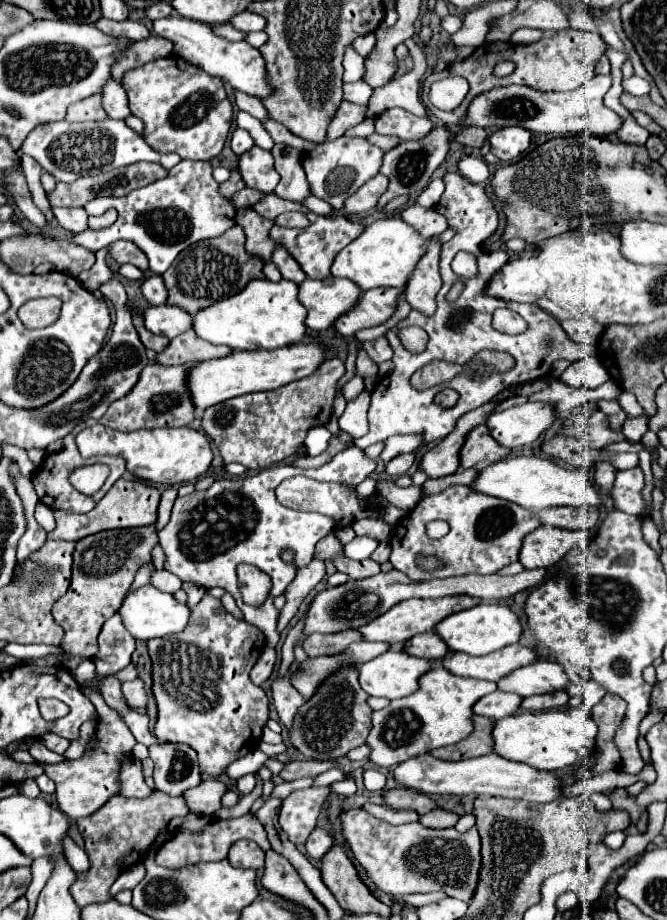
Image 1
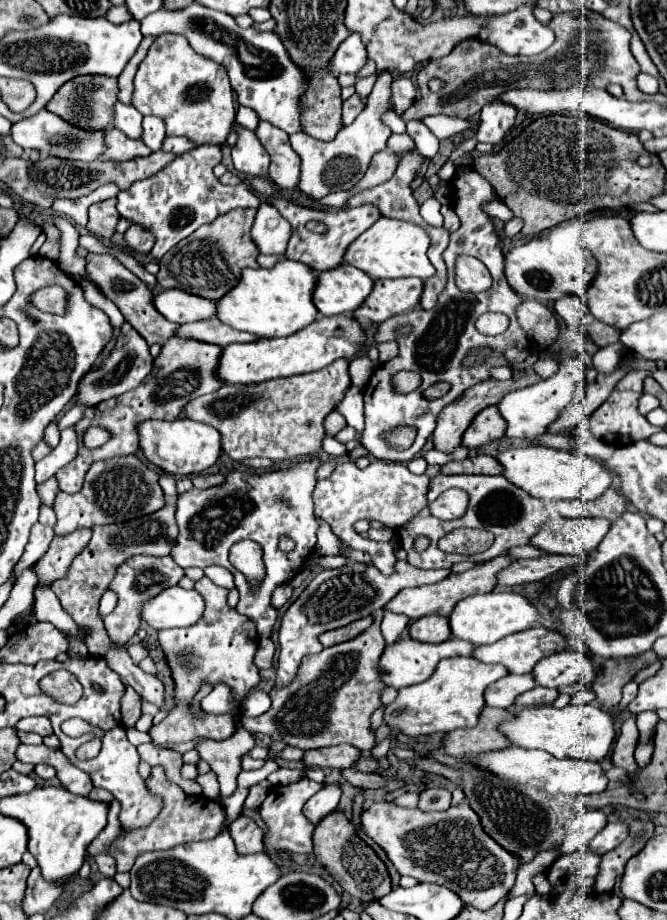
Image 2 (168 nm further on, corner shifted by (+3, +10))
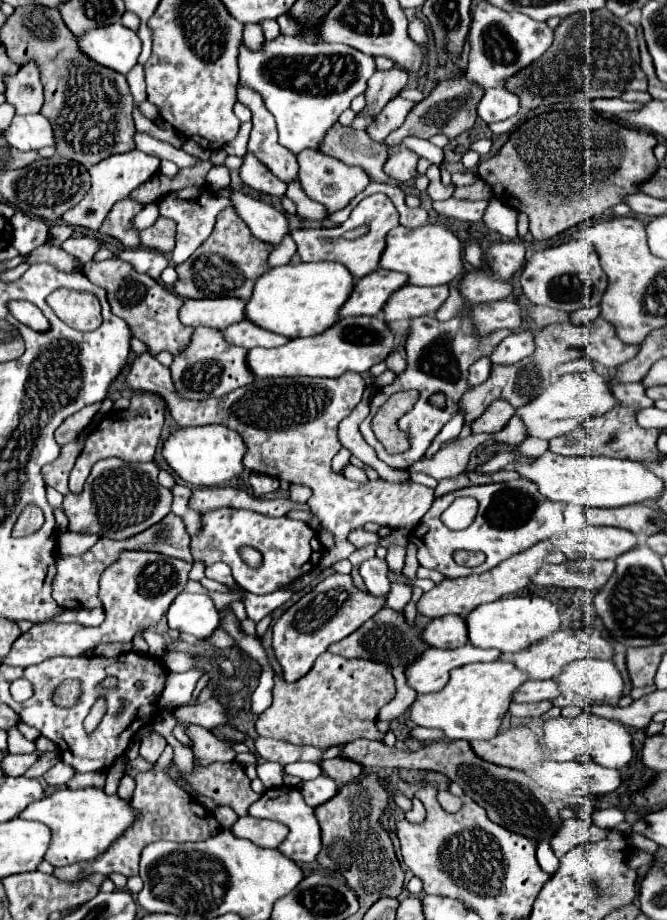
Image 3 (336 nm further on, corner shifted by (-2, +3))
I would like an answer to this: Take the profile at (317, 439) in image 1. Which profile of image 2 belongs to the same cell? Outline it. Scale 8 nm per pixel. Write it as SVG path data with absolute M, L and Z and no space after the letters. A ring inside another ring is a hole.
M327 435L327 437L323 439L323 451L325 451L327 455L331 455L331 457L345 457L345 455L347 455L345 445L341 445L339 441L335 441L331 435Z

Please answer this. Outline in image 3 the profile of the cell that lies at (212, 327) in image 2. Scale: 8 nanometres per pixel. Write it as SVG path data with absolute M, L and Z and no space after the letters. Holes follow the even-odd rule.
M242 320L238 324L232 324L230 328L222 330L222 334L226 336L226 340L230 340L232 344L238 344L242 348L256 348L256 346L264 346L264 348L272 348L272 346L282 346L286 344L290 338L268 332L264 328L258 328L256 324L252 324L250 320Z

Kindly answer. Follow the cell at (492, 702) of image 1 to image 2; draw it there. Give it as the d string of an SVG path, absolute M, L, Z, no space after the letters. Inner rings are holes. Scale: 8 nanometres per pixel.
M505 675L501 681L495 681L485 689L485 703L489 707L511 707L517 699L517 695L529 691L535 687L535 681L531 675Z

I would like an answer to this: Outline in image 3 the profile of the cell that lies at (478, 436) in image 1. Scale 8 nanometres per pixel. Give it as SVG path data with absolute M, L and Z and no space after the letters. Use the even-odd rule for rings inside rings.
M494 400L482 416L478 416L478 420L472 422L472 432L480 434L480 432L498 432L502 430L508 420L512 418L516 410L506 402L506 400Z

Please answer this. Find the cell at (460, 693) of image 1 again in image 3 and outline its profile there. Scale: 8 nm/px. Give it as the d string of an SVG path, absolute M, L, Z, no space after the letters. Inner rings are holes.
M494 660L488 664L476 662L450 672L450 682L438 694L418 696L410 708L410 718L418 726L440 728L449 740L490 740L498 734L500 722L508 712L512 694L528 680L528 674L512 662ZM478 710L478 712L470 712Z

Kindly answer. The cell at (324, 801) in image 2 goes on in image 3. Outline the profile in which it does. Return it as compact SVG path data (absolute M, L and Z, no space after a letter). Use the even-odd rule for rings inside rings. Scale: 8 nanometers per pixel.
M320 774L318 778L304 780L300 784L300 792L302 792L306 804L316 808L318 804L324 804L326 800L330 800L330 796L334 796L338 792L338 784L334 784L334 780L330 780L328 776Z

